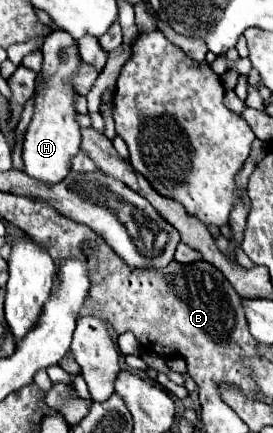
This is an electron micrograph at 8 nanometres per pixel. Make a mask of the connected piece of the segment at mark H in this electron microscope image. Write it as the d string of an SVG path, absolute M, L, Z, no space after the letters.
M53 30L43 40L41 52L43 52L43 66L39 72L41 86L35 92L35 112L25 132L23 162L25 162L25 172L29 176L33 176L39 182L55 184L67 176L71 158L79 152L79 144L81 144L81 128L77 124L77 112L75 112L77 92L73 90L73 78L77 74L81 58L75 40L65 30Z

